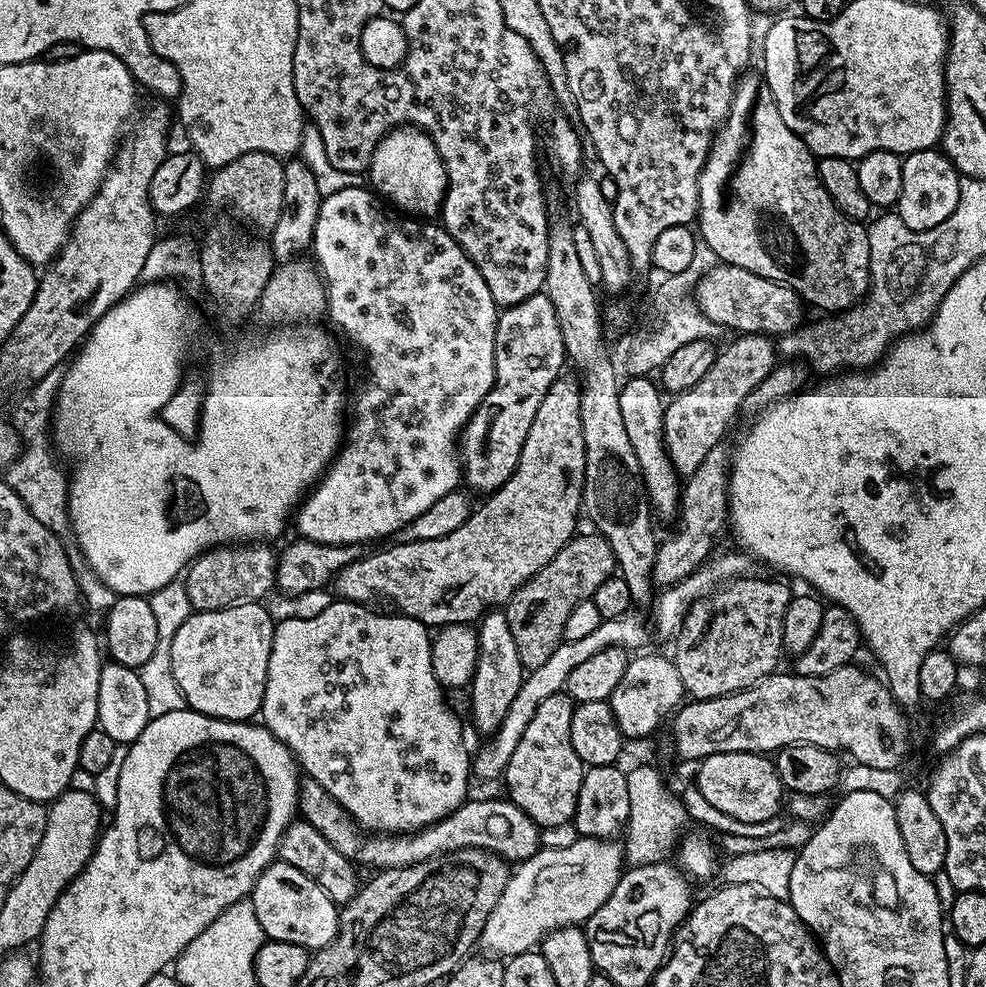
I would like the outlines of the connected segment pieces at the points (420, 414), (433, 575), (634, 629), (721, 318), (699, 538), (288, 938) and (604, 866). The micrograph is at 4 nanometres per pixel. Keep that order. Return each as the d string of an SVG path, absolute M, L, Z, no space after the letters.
M357 186L354 188L347 188L346 190L338 190L334 194L323 197L320 202L320 209L318 210L318 222L314 226L314 238L312 239L312 247L310 249L311 255L314 257L314 263L319 271L320 279L324 282L324 293L328 299L328 306L326 309L326 320L329 325L337 333L344 332L344 336L357 348L358 351L364 355L364 364L368 367L368 373L364 376L364 385L356 392L356 405L351 405L350 423L346 428L346 439L343 441L342 447L336 454L332 465L328 467L327 472L321 476L320 481L317 482L316 487L304 497L298 511L294 516L294 528L296 528L301 537L306 540L313 540L319 544L350 544L353 546L365 546L371 540L384 540L395 537L400 529L405 528L412 520L417 520L422 514L426 514L426 510L430 510L430 506L434 506L434 502L438 502L438 498L442 498L446 494L457 491L462 484L462 461L458 455L458 441L461 432L464 431L465 424L468 419L476 413L477 406L482 402L482 398L486 398L486 394L494 386L494 378L496 377L496 363L494 362L494 334L496 333L496 317L498 315L498 306L494 302L494 298L490 294L490 286L486 286L486 278L482 278L482 274L478 270L478 266L474 266L474 262L470 262L470 258L466 254L466 250L462 250L462 246L458 246L458 242L454 242L454 238L450 233L444 229L439 223L425 222L420 218L405 218L403 215L397 214L395 211L389 210L383 203L376 204L378 196L375 191L369 190L367 187Z
M561 374L550 386L546 398L542 398L542 406L538 406L538 414L534 414L534 426L530 426L530 434L526 434L526 442L522 442L522 454L518 458L518 466L514 474L497 488L495 492L487 497L488 500L484 505L477 507L472 515L468 516L458 530L450 530L446 538L430 538L429 540L405 540L403 542L392 542L381 552L376 552L373 556L368 554L361 555L359 560L350 562L343 568L334 581L335 595L342 600L350 600L354 604L367 605L371 596L377 596L380 600L389 600L390 603L396 604L395 611L402 616L409 616L415 620L421 620L429 626L445 626L452 624L471 625L479 621L480 617L489 610L499 609L507 605L509 598L514 595L527 580L534 578L542 566L546 566L577 535L576 519L582 516L582 501L584 499L584 475L586 474L586 442L582 438L582 414L580 413L580 381L575 375Z
M633 610L622 614L618 618L601 620L598 630L594 630L587 638L564 640L558 646L558 650L554 650L554 654L550 654L550 658L546 658L544 665L531 669L525 675L522 686L518 690L518 695L514 697L514 702L510 702L510 710L506 710L506 718L502 720L502 726L498 726L498 730L491 733L492 745L489 748L480 748L477 752L475 749L474 755L471 757L471 775L475 779L477 776L480 780L499 781L503 777L506 766L510 762L510 757L514 755L514 750L518 746L518 741L522 739L526 726L530 726L530 718L534 718L536 707L542 702L546 702L546 698L564 692L568 687L568 675L573 673L582 662L587 662L588 659L594 658L594 654L599 654L607 648L643 649L640 647L648 640L648 628L644 625L644 620L638 612Z
M717 263L715 268L705 272L696 283L694 303L703 316L716 324L717 329L733 328L736 334L755 334L769 338L783 338L801 327L806 311L800 295L790 286L762 278L758 274L750 274L750 270L742 270L742 266L722 263Z
M723 447L710 450L710 454L702 458L698 470L694 470L694 474L686 477L686 483L680 493L678 513L680 525L677 526L676 533L665 544L663 541L656 550L652 578L657 585L677 584L682 578L692 575L713 555L712 547L719 542L720 535L729 527L728 469L730 456L727 451L724 451Z
M277 859L254 882L250 897L254 914L258 914L258 926L262 926L268 940L290 942L309 950L328 947L336 937L340 925L340 908L302 870L294 870L285 860Z
M576 838L572 845L564 844L561 848L541 847L539 852L535 852L529 860L521 860L515 865L514 871L509 875L506 882L506 890L502 890L502 898L498 898L498 902L494 906L494 910L490 912L490 918L486 920L486 926L482 930L478 944L482 949L485 948L485 953L491 954L496 958L511 958L522 954L523 952L535 949L537 945L543 941L544 937L549 932L554 932L558 928L566 928L569 926L583 925L589 918L596 913L604 903L610 898L610 894L614 894L614 890L618 886L622 873L625 871L626 861L624 858L623 847L615 839L607 840L590 840L587 838Z

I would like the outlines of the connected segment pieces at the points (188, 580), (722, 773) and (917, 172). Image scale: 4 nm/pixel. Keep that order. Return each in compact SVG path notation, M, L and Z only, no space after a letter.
M244 542L239 545L221 545L209 549L190 564L184 576L184 585L190 597L193 611L228 609L230 606L250 605L263 601L264 596L275 589L277 553L262 542Z
M727 752L710 754L695 765L694 785L722 814L740 823L767 825L786 804L786 789L778 778L775 763L767 755L758 752Z
M936 148L911 152L909 156L903 157L903 162L902 194L900 201L894 206L900 217L901 225L915 232L934 230L934 226L946 222L946 218L954 214L960 197L962 177L943 151Z

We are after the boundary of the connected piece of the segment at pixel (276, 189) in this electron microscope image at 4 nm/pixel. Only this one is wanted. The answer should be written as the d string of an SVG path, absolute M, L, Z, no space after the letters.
M265 152L242 154L242 158L234 158L225 168L217 168L207 177L206 200L216 208L224 208L229 204L236 212L241 212L250 223L251 227L271 230L278 222L278 214L282 214L282 193L286 178L284 177L284 160L278 156L271 156Z

